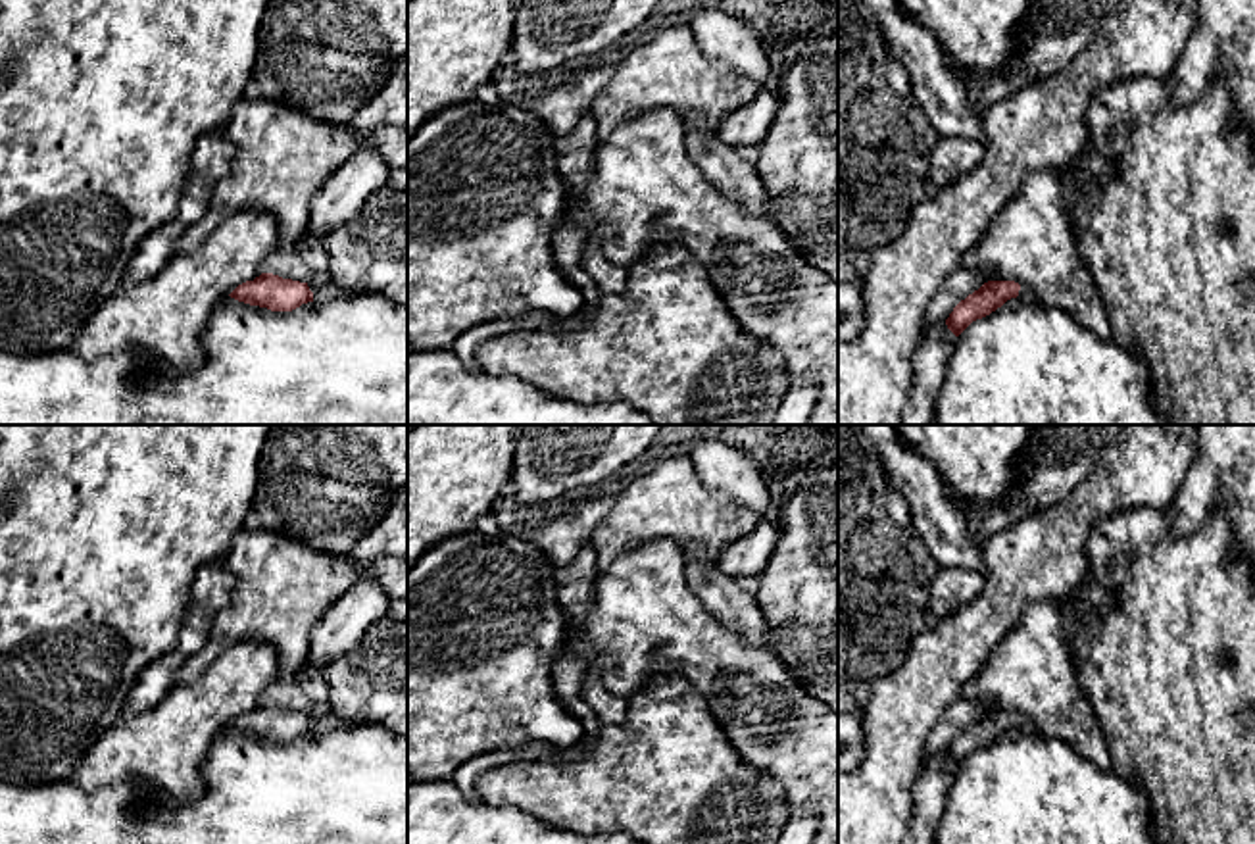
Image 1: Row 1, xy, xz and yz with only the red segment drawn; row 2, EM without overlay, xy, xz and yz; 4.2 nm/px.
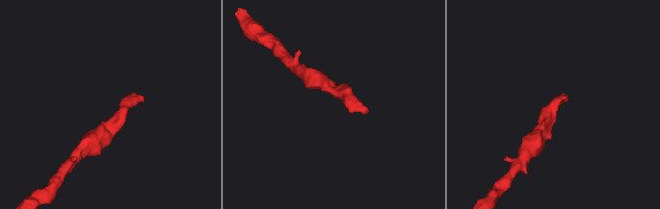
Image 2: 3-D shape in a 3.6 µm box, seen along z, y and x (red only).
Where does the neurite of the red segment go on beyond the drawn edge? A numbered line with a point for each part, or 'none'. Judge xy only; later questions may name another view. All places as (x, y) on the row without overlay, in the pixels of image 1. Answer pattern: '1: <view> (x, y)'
none

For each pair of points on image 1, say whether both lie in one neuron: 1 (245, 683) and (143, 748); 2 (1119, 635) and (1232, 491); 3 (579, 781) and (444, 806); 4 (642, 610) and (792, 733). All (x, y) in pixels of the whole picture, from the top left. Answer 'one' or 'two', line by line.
1: one
2: two
3: two
4: one

